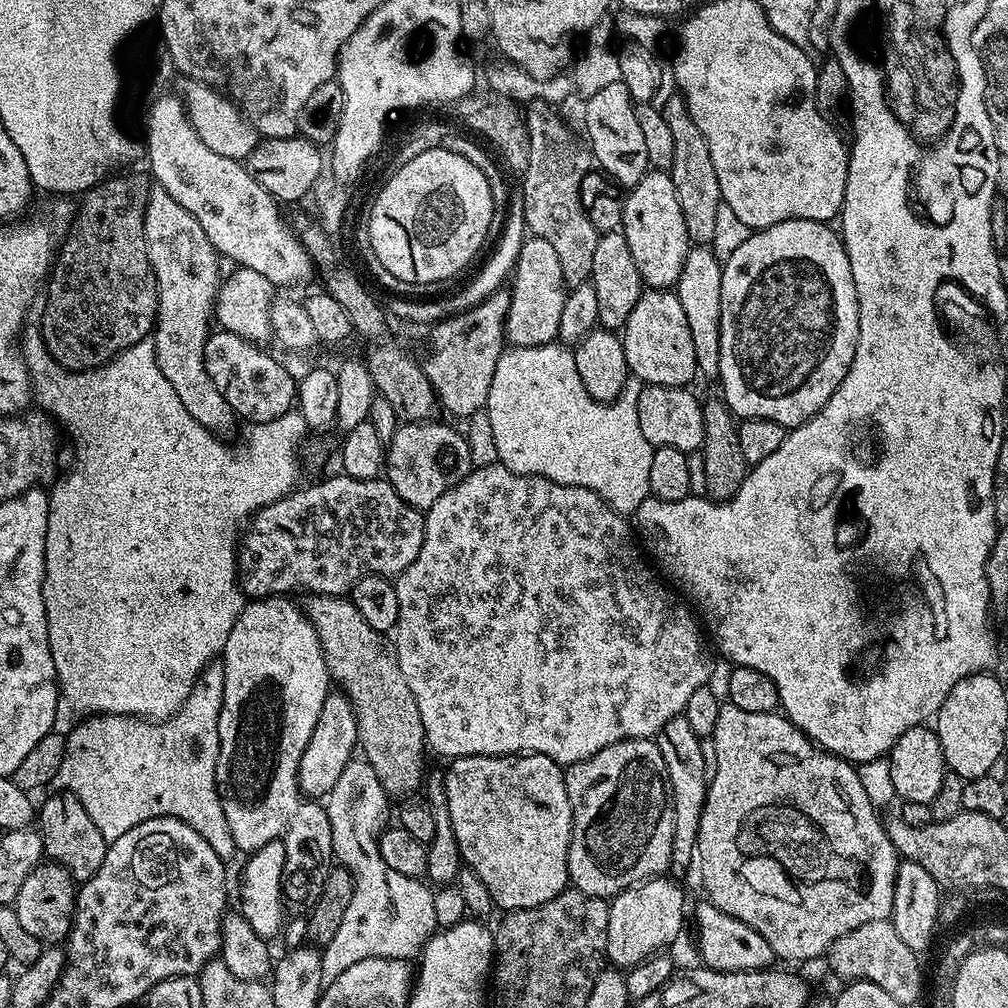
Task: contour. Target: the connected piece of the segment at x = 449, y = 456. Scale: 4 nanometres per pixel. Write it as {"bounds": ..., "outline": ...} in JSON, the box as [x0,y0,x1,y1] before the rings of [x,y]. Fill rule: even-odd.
{"bounds":[384,422,474,510],"outline":[[[404,422],[399,425],[394,434],[394,438],[386,446],[384,454],[384,472],[388,483],[398,490],[398,494],[410,506],[426,510],[446,494],[462,478],[466,478],[474,467],[472,461],[472,448],[468,445],[468,440],[456,428],[451,428],[448,424],[436,424],[437,422]]]}

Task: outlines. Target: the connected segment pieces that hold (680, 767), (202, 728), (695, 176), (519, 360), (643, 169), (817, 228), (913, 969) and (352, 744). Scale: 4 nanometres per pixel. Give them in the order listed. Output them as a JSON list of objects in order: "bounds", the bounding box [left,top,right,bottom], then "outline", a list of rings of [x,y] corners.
[{"bounds":[654,714,710,878],"outline":[[[683,714],[670,718],[670,722],[666,722],[666,726],[662,726],[662,730],[656,733],[654,739],[662,758],[666,762],[668,785],[672,787],[674,842],[672,843],[670,872],[673,877],[680,878],[680,875],[691,864],[692,867],[694,864],[698,826],[702,818],[710,778],[706,774],[705,764],[702,763],[701,738],[690,730],[690,725]]]},{"bounds":[54,662,238,862],"outline":[[[213,662],[204,669],[196,680],[184,705],[172,713],[166,720],[141,720],[135,716],[89,716],[81,720],[66,737],[66,754],[62,766],[58,766],[54,784],[57,789],[73,792],[86,806],[86,814],[94,826],[109,842],[122,838],[126,830],[134,830],[142,822],[159,816],[178,818],[198,830],[206,843],[225,862],[232,862],[238,856],[234,834],[230,834],[230,825],[226,823],[226,813],[222,811],[222,802],[216,785],[216,767],[218,766],[218,718],[222,714],[222,690],[224,689],[224,665]]]},{"bounds":[662,93,721,246],"outline":[[[673,93],[662,109],[670,134],[673,135],[673,161],[668,169],[674,184],[675,196],[682,209],[689,241],[696,246],[711,245],[716,228],[716,212],[721,201],[721,187],[718,186],[718,174],[710,162],[710,150],[706,138],[690,116],[684,97]]]},{"bounds":[486,342,653,517],"outline":[[[560,342],[542,346],[522,346],[521,348],[505,347],[504,352],[498,358],[498,366],[494,366],[494,382],[490,382],[490,394],[486,405],[488,432],[492,435],[493,446],[496,447],[495,459],[514,474],[541,476],[550,482],[594,490],[594,494],[601,496],[621,516],[631,517],[638,510],[638,506],[642,506],[642,502],[647,500],[650,495],[650,458],[653,447],[650,442],[646,442],[646,437],[642,434],[642,426],[638,426],[638,394],[641,387],[641,381],[630,378],[625,382],[624,388],[616,400],[607,402],[595,400],[590,398],[590,394],[586,394],[586,386],[582,386],[582,382],[578,378],[578,366],[574,366],[574,351],[571,347]]]},{"bounds":[584,80,650,189],"outline":[[[619,80],[598,90],[598,94],[587,97],[585,104],[588,104],[584,108],[584,124],[588,127],[586,140],[595,163],[601,164],[605,168],[603,171],[621,189],[633,188],[650,169],[646,158],[644,136],[638,127],[636,104],[630,98],[630,90],[626,90],[624,83]]]},{"bounds":[718,220,858,430],"outline":[[[787,220],[778,222],[769,228],[753,231],[742,246],[722,264],[722,322],[720,323],[722,354],[720,355],[720,374],[718,383],[724,387],[722,399],[728,405],[733,416],[746,420],[766,418],[778,422],[785,430],[797,428],[804,424],[838,390],[842,378],[854,362],[854,350],[858,346],[858,294],[854,290],[854,274],[850,274],[850,258],[846,258],[844,242],[835,227],[818,220]]]},{"bounds":[826,919,926,1006],"outline":[[[891,919],[866,922],[866,926],[858,926],[858,930],[842,934],[842,938],[838,938],[828,949],[826,959],[833,977],[841,976],[844,982],[865,980],[874,986],[882,986],[882,990],[886,990],[886,994],[902,1006],[914,1003],[920,996],[920,987],[924,988],[926,984],[925,977],[920,977],[922,963],[914,950],[902,942]]]},{"bounds":[298,691,357,798],"outline":[[[329,691],[326,702],[322,702],[322,714],[318,714],[318,722],[314,722],[314,734],[310,734],[310,742],[306,742],[306,750],[302,754],[302,762],[298,766],[298,782],[300,790],[305,796],[323,798],[330,790],[334,790],[334,782],[338,782],[342,770],[346,770],[346,766],[353,760],[354,753],[357,751],[357,734],[356,711],[352,709],[352,703],[348,701],[343,691]]]}]

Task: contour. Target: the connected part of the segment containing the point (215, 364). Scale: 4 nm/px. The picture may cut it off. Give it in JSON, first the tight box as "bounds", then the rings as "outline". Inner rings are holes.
{"bounds":[204,330,297,424],"outline":[[[216,330],[209,335],[204,351],[206,374],[210,374],[214,386],[218,386],[222,398],[230,402],[241,421],[254,424],[282,418],[282,414],[293,411],[296,404],[297,377],[292,377],[270,353],[262,349],[238,334]]]}

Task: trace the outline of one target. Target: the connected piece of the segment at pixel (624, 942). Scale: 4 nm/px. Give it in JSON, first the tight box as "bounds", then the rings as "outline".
{"bounds":[606,874,684,970],"outline":[[[661,874],[642,880],[632,888],[611,897],[608,905],[606,957],[609,965],[621,970],[633,968],[646,958],[663,952],[680,936],[684,928],[684,892],[675,879]]]}

